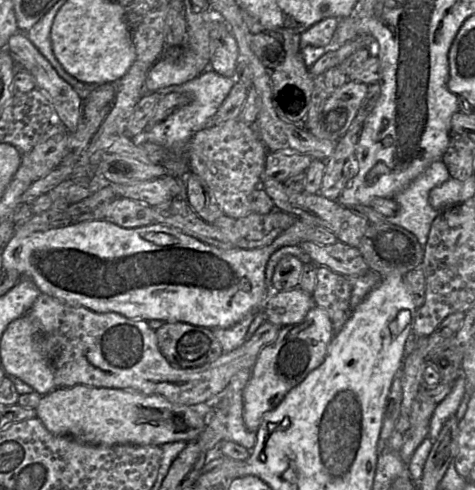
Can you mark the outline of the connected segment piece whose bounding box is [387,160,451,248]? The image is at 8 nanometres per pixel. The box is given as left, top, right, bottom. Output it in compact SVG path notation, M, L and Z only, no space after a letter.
M442 160L433 162L407 188L394 196L398 212L387 217L389 223L413 233L425 248L434 219L441 213L429 202L430 191L450 178Z

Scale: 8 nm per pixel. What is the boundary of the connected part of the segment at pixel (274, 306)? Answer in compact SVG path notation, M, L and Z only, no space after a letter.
M299 287L281 292L271 292L263 311L266 321L281 327L300 323L315 306L312 294Z

